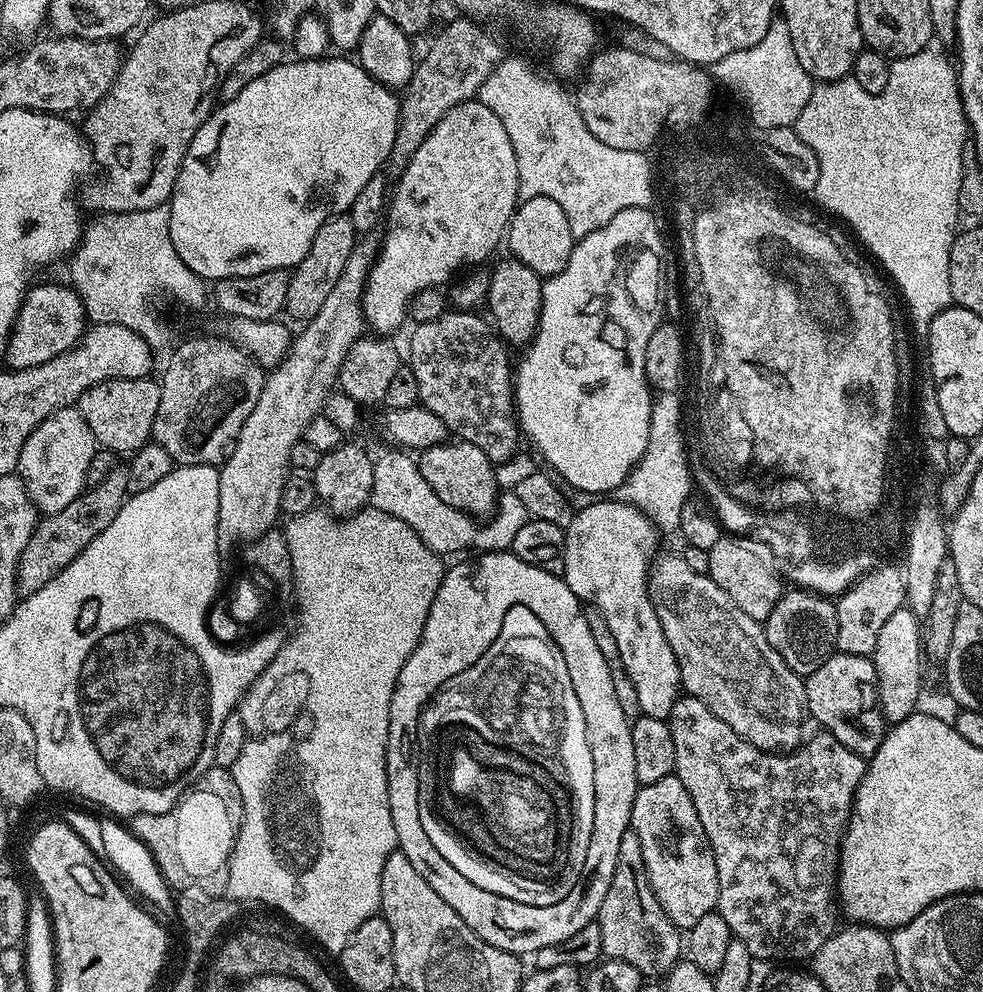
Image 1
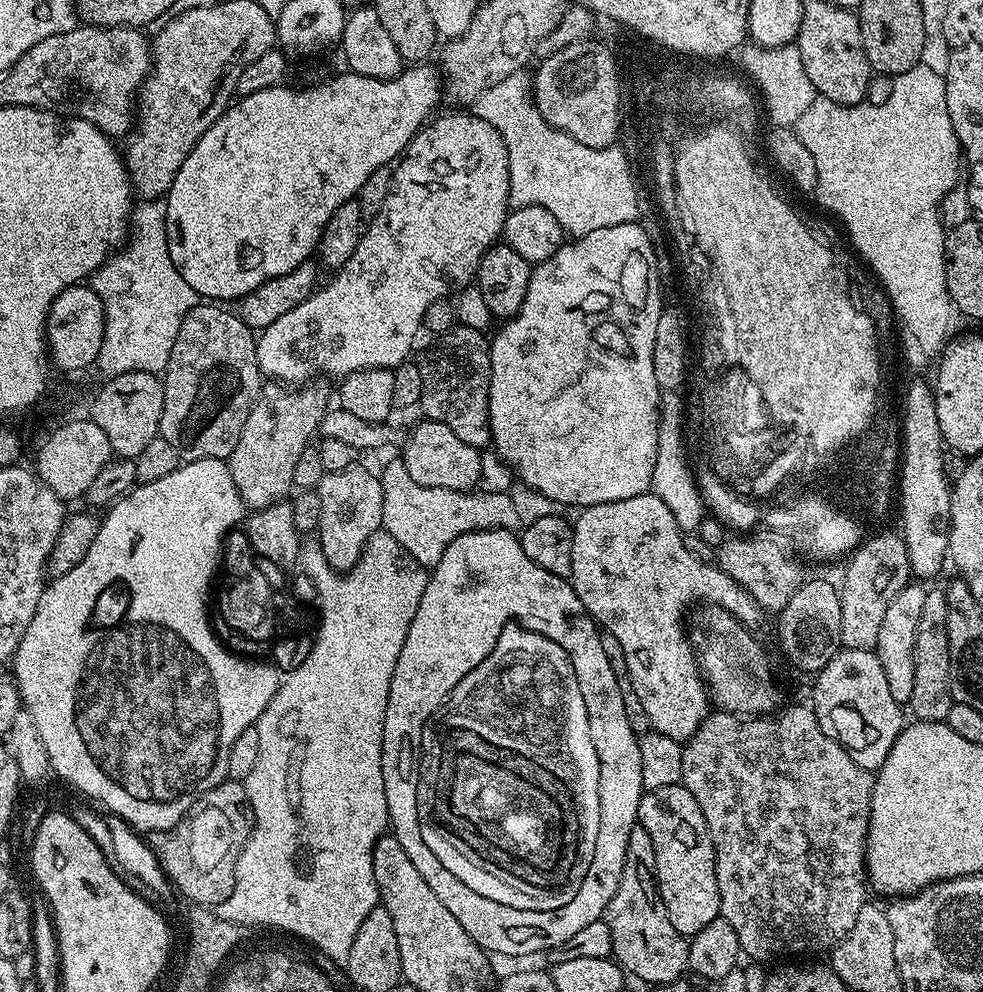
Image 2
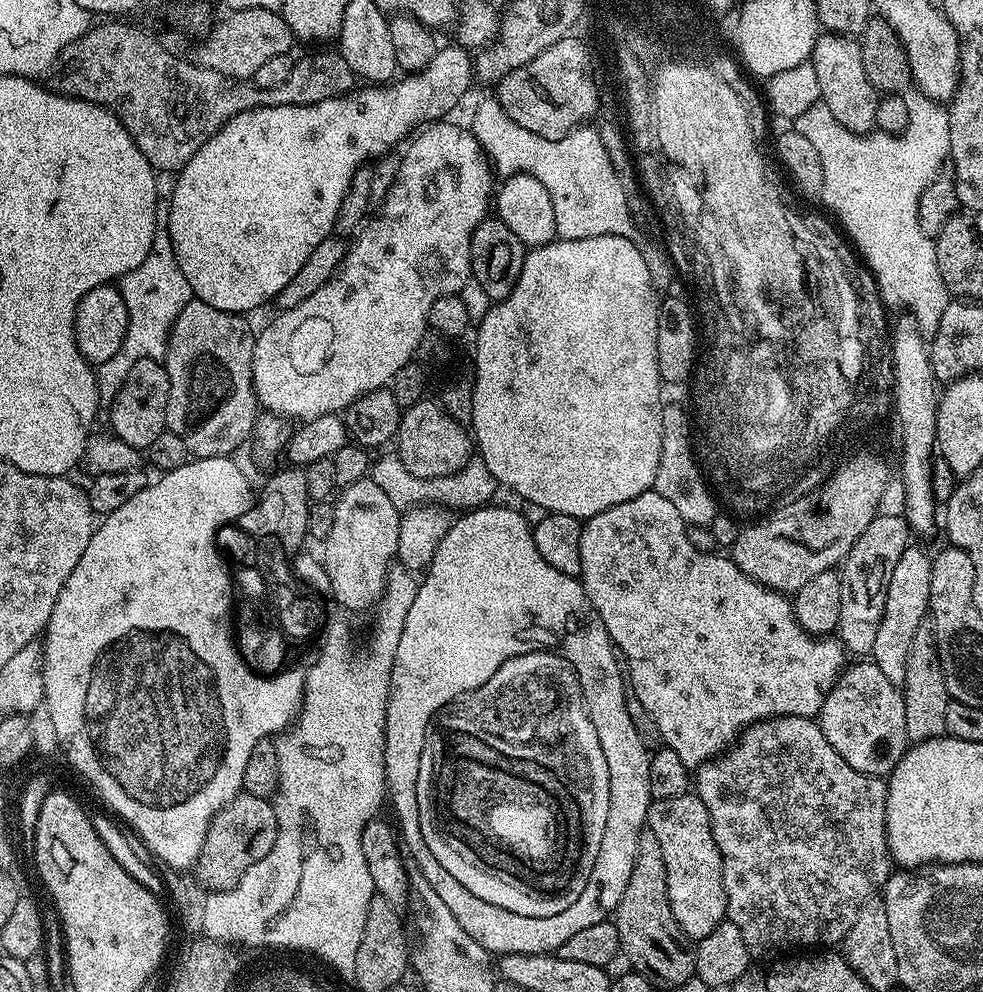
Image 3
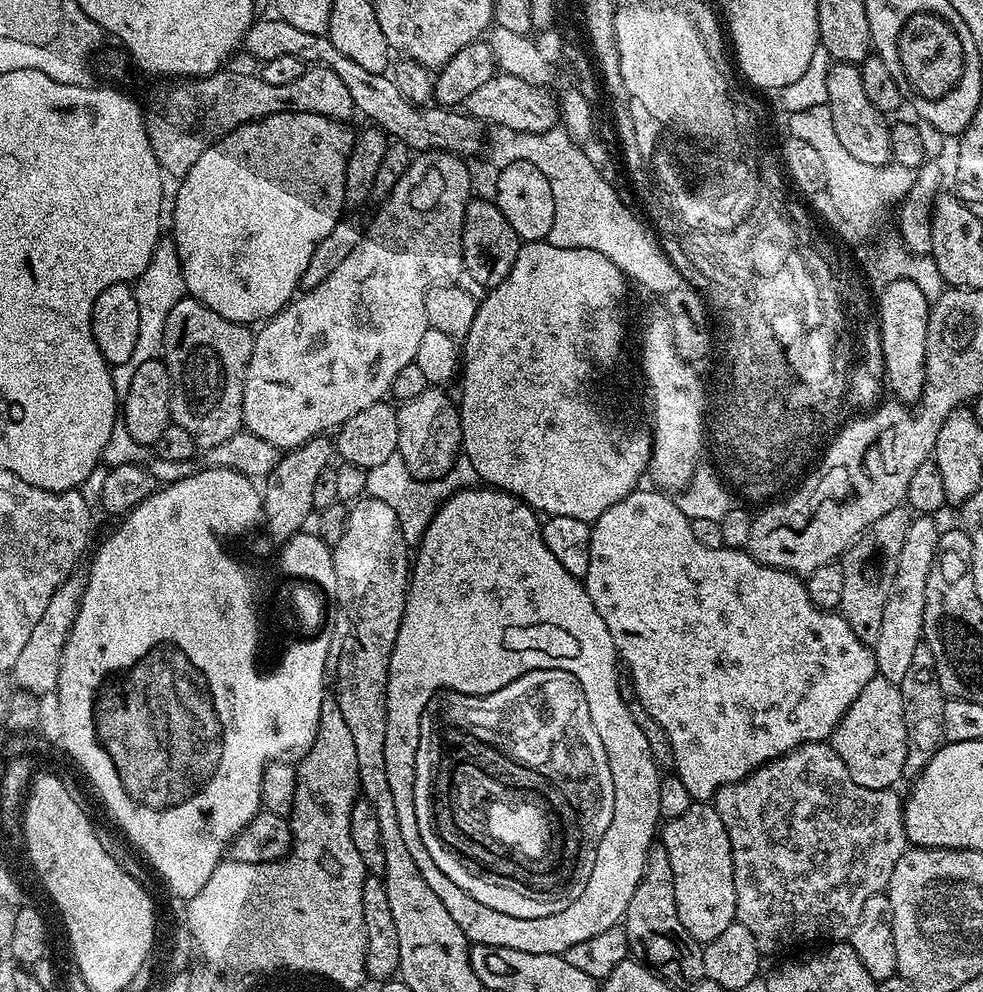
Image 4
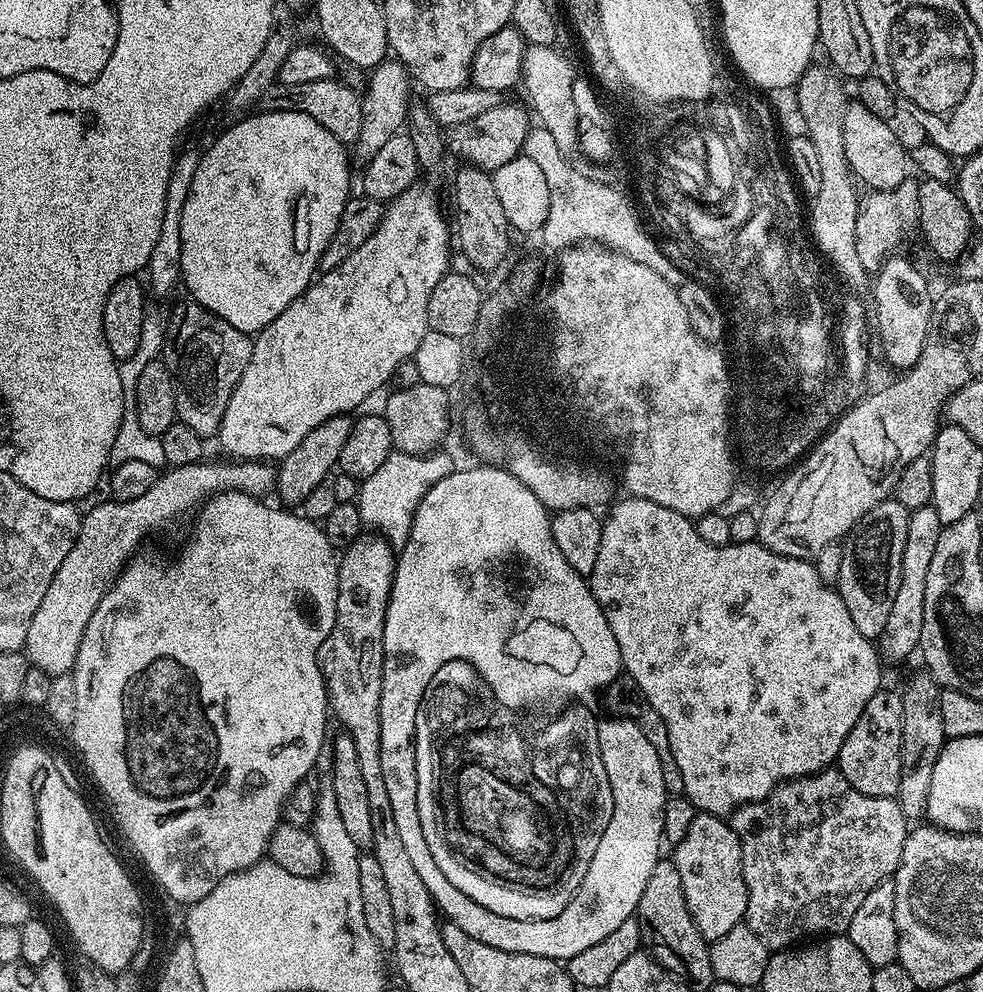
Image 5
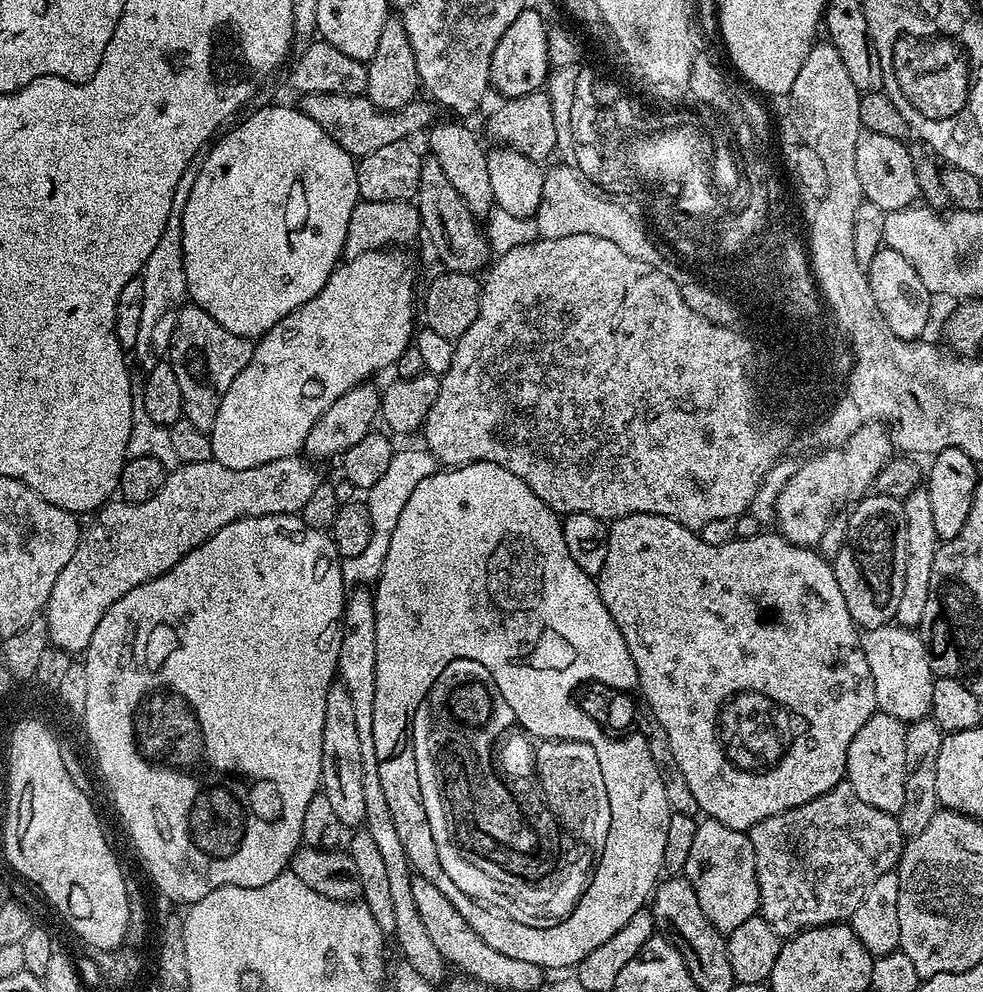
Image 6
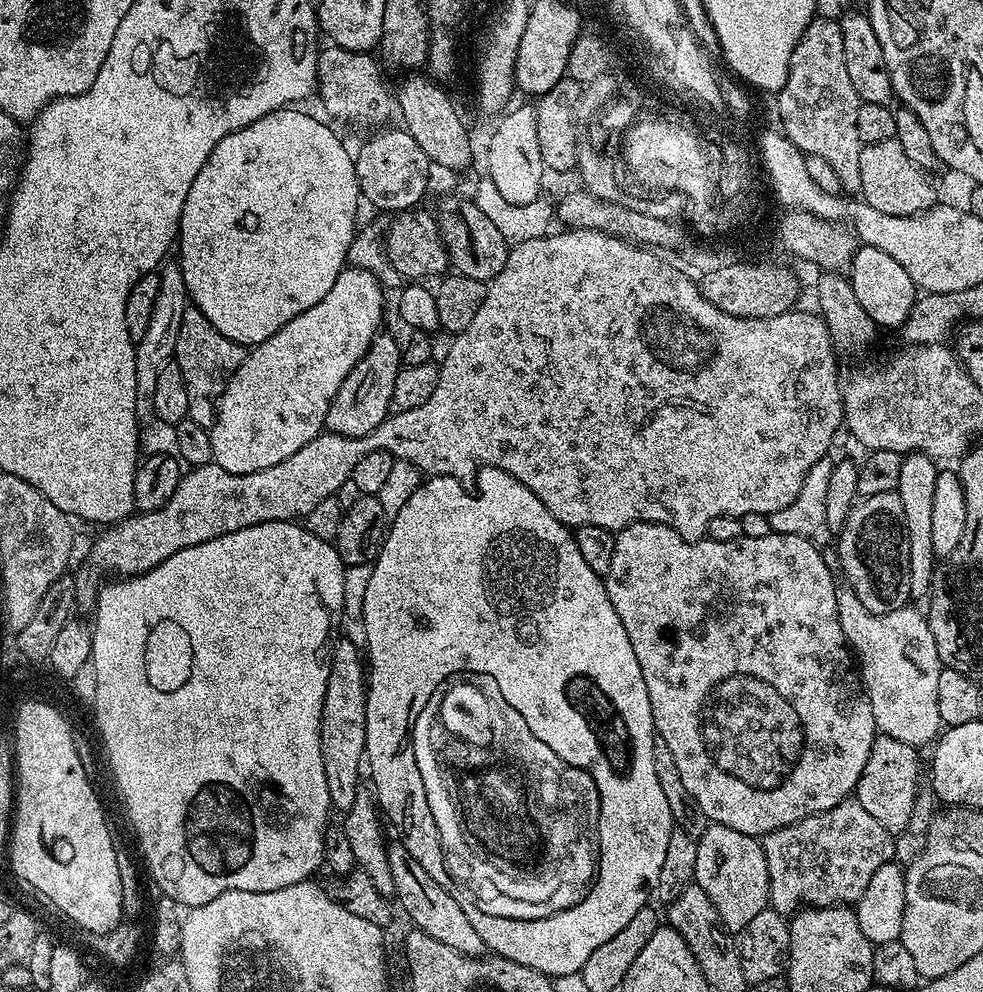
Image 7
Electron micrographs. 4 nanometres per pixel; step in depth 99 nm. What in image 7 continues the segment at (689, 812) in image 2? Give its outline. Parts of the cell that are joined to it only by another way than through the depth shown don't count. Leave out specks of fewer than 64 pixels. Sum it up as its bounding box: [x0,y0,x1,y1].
[694,823,770,934]

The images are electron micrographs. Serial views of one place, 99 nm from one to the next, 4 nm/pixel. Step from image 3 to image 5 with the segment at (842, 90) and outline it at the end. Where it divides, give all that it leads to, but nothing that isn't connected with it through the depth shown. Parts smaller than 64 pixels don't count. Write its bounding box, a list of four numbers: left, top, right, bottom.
[842,102,910,190]

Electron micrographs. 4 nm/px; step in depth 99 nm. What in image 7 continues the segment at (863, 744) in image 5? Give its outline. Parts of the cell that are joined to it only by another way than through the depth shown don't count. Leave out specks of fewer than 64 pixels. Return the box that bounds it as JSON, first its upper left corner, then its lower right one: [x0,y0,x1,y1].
[855,735,921,834]

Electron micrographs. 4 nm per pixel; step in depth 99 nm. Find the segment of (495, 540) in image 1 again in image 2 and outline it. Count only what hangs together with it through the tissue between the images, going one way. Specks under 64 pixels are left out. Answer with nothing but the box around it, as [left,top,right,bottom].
[380,459,521,570]

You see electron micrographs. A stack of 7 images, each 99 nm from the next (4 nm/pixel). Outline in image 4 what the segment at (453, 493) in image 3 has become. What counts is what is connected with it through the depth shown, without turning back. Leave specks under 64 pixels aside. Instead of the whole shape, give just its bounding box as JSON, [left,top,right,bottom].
[367,453,479,548]

